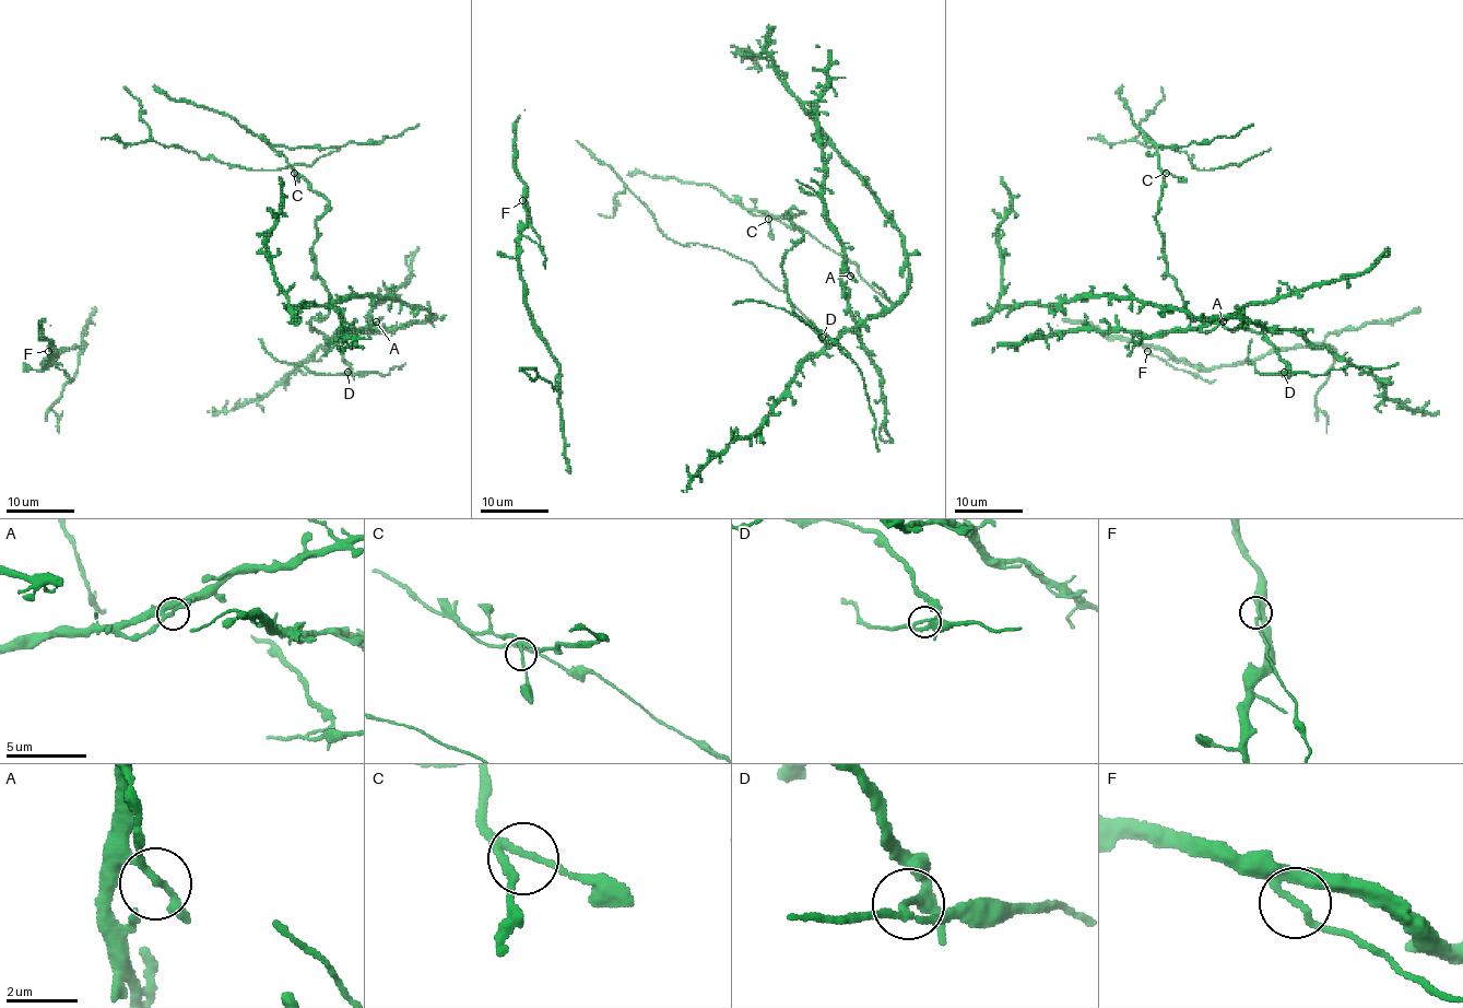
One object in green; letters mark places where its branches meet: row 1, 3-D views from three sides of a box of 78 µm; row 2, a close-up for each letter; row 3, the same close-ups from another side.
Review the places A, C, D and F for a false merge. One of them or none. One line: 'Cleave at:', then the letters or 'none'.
Cleave at: D

